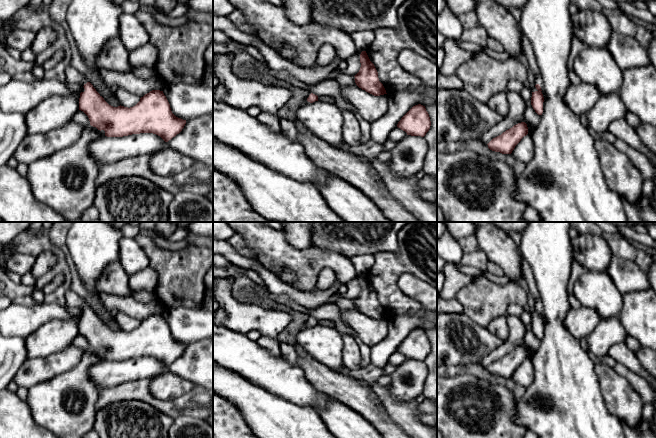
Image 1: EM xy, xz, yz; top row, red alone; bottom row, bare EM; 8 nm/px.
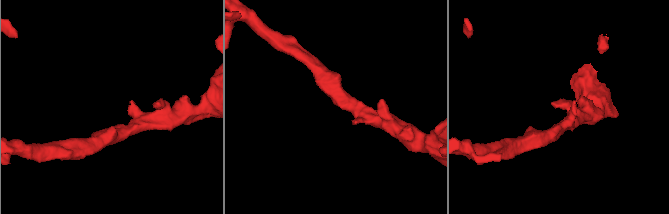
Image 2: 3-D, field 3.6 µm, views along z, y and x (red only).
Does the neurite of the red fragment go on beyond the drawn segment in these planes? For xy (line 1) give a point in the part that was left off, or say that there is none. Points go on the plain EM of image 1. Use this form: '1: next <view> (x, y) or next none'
1: next none

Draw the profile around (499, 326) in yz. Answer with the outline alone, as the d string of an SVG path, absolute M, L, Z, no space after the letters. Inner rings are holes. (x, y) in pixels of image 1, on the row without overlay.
M505 315L499 316L492 320L486 328L503 341L508 337L509 326Z

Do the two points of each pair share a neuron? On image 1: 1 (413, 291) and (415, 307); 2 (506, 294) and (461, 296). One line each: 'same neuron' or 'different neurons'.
1: different neurons
2: same neuron

